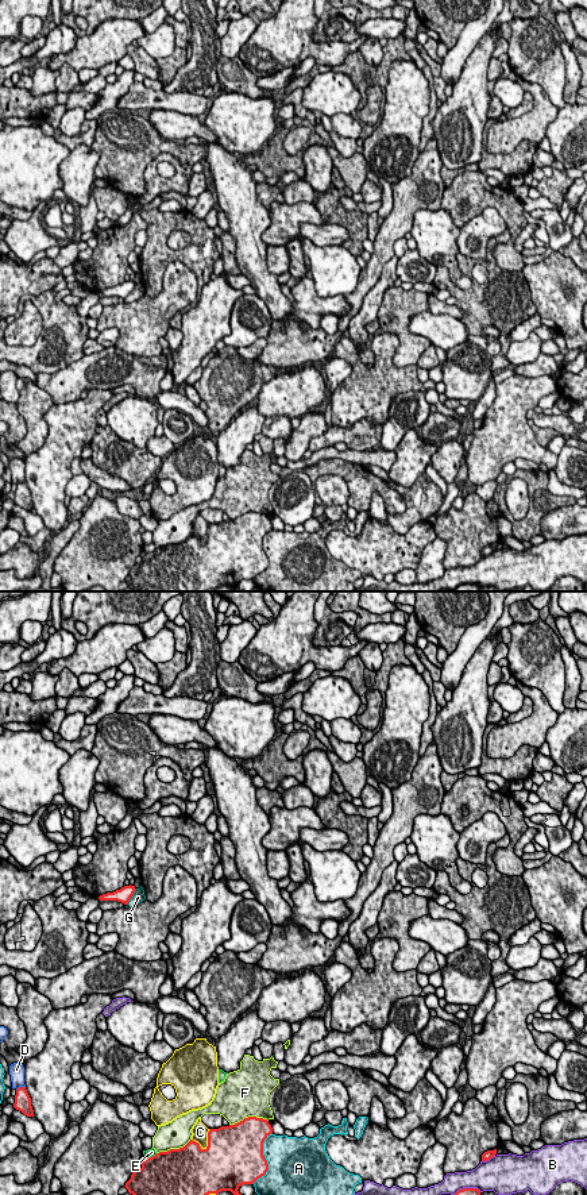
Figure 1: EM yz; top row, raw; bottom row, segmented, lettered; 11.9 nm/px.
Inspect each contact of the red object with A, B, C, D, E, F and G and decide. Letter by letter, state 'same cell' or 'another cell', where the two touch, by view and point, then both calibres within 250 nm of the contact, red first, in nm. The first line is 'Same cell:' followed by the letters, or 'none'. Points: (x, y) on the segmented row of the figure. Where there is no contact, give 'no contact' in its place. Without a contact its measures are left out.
Same cell: none
A: another cell | yz (266, 1160) | 460/480 nm
B: another cell | yz (487, 1159) | 100/480 nm
C: another cell | yz (208, 1140) | 480/190 nm
D: another cell | yz (20, 1087) | 190/190 nm
E: another cell | yz (153, 1156) | 500/100 nm
F: another cell | yz (248, 1117) | 420/500 nm
G: another cell | yz (131, 895) | 170/140 nm

